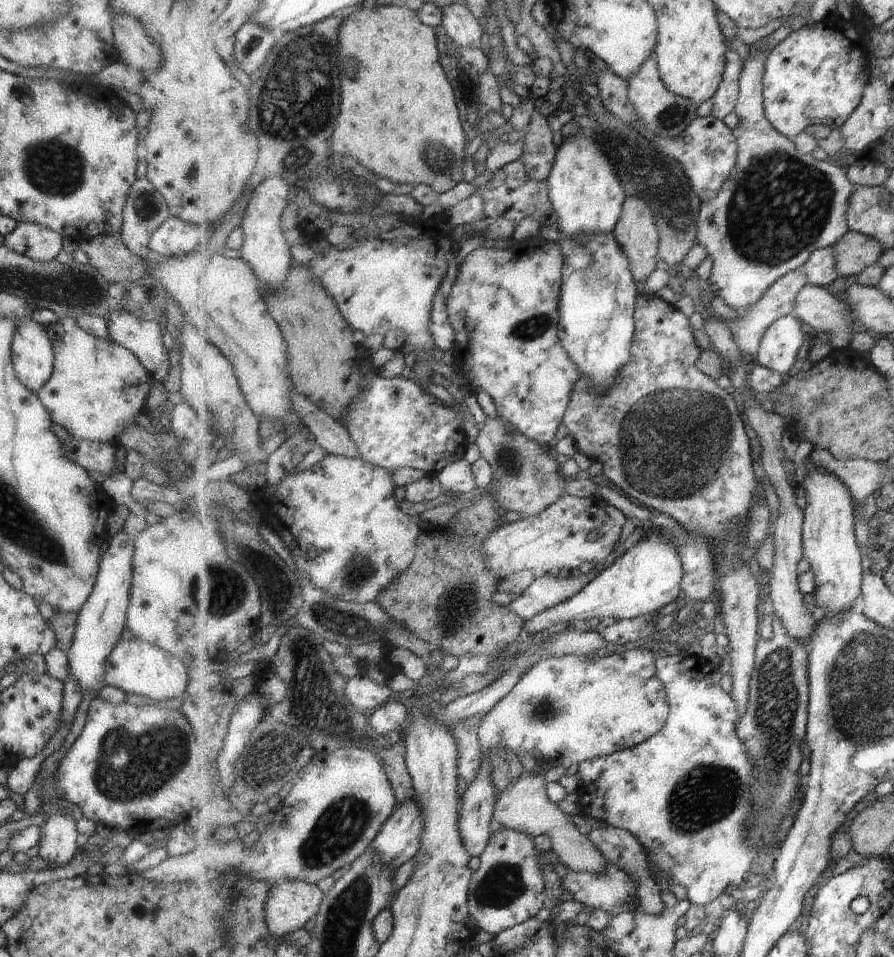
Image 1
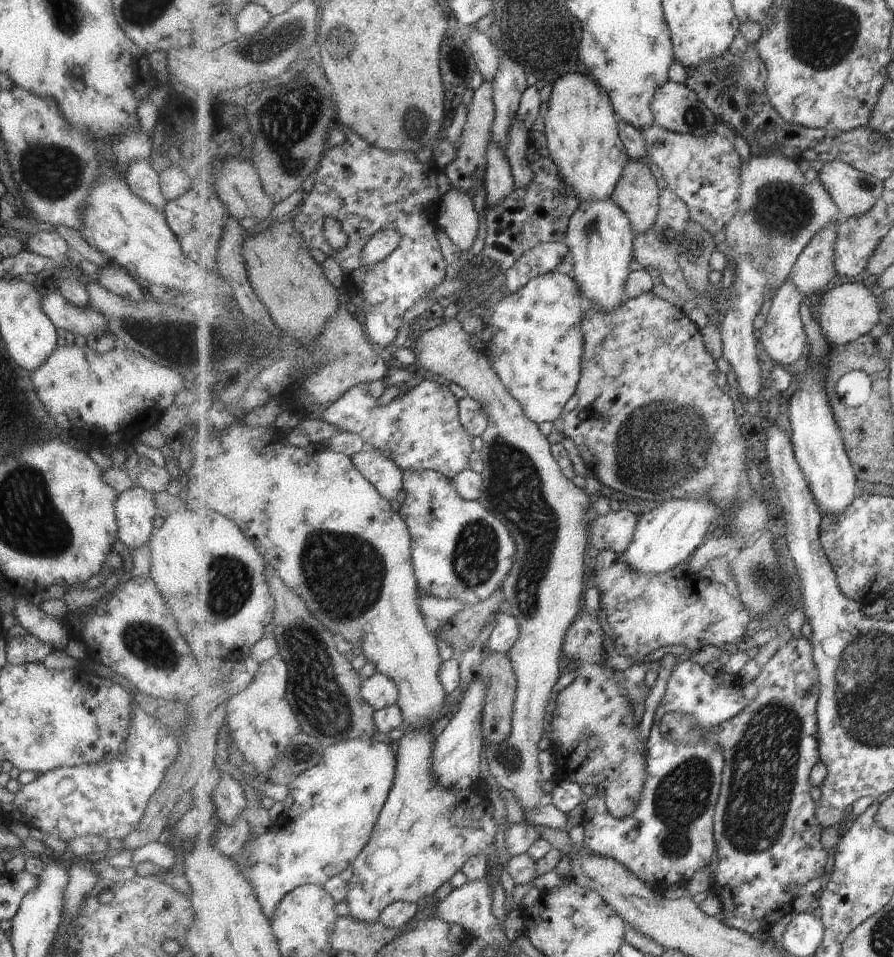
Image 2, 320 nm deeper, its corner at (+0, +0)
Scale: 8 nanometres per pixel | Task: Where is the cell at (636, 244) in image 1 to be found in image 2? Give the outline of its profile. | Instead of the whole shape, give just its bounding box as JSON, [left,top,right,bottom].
[611,159,661,235]

